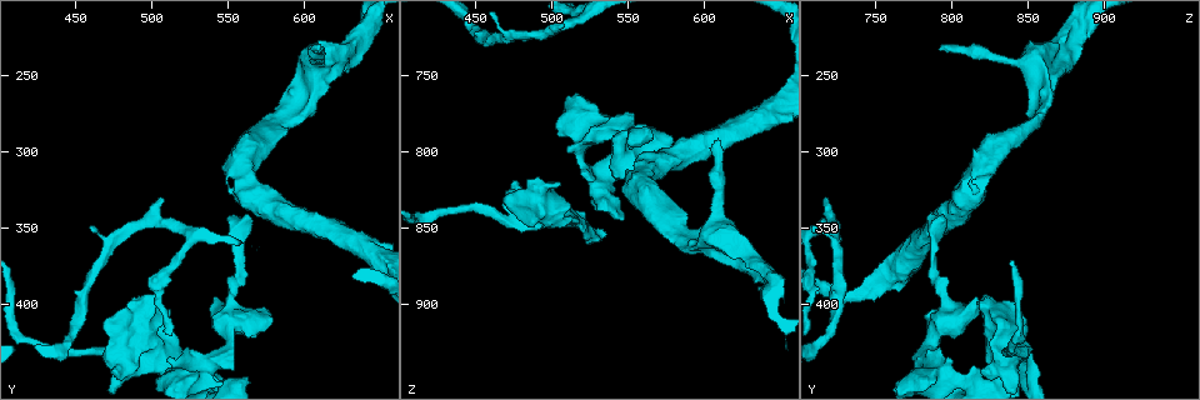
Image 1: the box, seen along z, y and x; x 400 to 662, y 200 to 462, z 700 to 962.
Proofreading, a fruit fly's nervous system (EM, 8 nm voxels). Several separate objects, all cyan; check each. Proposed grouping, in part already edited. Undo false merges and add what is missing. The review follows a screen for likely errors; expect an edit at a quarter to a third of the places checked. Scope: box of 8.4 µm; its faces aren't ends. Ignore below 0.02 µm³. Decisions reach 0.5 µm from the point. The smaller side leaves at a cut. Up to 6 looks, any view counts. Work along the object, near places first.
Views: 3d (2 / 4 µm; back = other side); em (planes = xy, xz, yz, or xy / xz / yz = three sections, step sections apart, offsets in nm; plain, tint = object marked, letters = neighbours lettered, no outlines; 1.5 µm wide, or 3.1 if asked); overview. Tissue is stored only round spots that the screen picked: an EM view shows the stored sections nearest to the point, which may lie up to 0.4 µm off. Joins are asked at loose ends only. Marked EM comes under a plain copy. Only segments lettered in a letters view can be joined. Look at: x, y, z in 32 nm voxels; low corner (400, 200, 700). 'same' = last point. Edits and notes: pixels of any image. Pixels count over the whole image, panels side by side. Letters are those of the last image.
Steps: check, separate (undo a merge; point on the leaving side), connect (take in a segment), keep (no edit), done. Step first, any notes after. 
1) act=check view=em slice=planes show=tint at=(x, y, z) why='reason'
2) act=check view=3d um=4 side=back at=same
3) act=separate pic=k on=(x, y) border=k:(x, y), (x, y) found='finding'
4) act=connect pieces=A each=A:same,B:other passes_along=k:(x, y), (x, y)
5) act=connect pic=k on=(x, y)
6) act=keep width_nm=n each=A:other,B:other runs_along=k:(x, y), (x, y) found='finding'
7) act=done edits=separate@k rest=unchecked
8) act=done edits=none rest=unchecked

act=check view=em slice=xz step=8 show=letters at=(610, 232, 794)

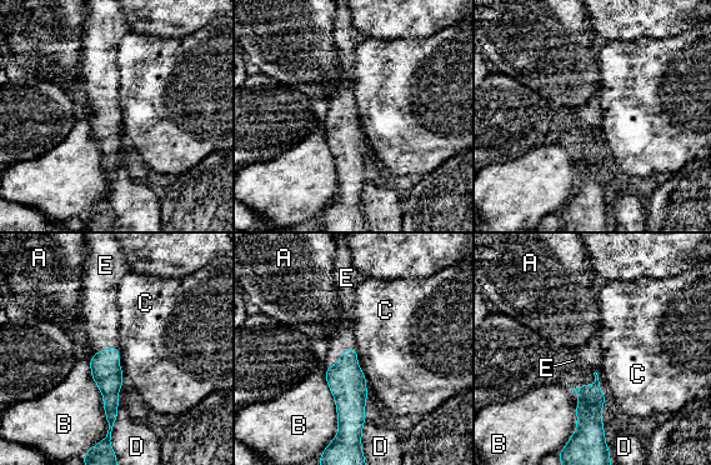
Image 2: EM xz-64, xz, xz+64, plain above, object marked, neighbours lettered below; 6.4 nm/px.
act=connect pieces=E longest_contact=B:500nm each=A:other,B:other,C:other,D:other,E:same passes_along=2:(105, 370), (115, 348), (101, 323) found='it goes on there'

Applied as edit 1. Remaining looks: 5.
act=check view=overview why='see it whole again'

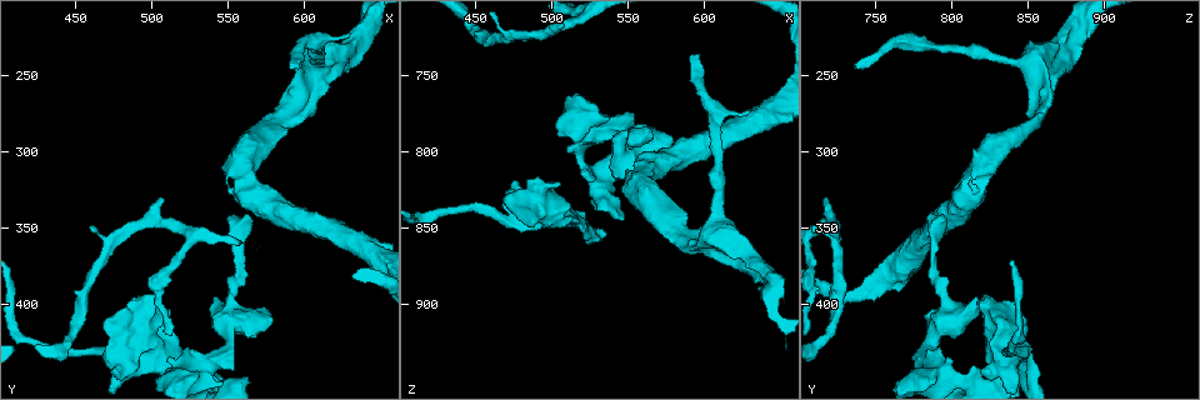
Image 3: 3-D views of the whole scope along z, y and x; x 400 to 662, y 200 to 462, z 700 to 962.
act=check view=3d um=2 at=(506, 332, 716) why='an open end'

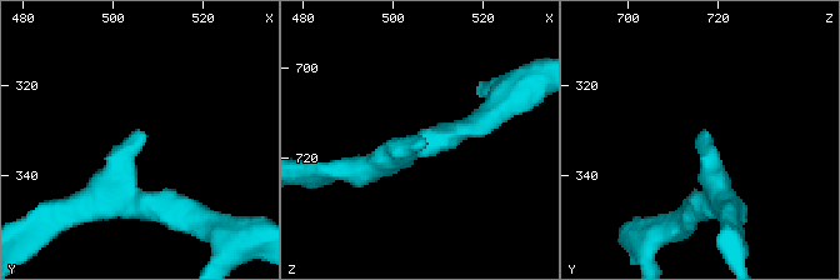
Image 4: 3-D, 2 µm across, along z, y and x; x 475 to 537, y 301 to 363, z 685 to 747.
act=check view=em slice=xz step=8 show=letters at=(507, 331, 717) arm_widths_nm=200,200

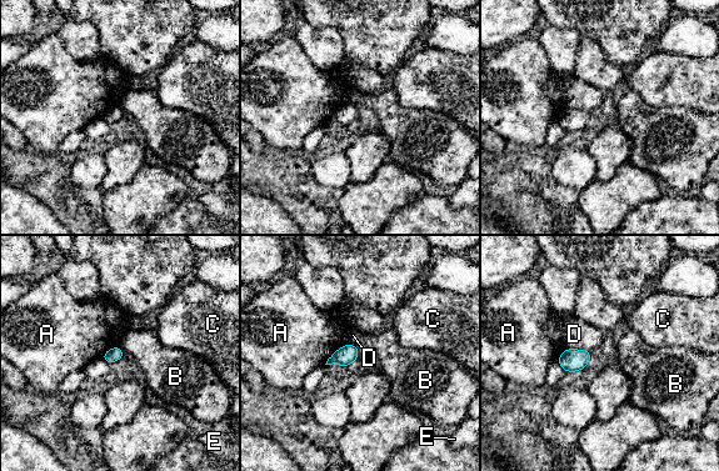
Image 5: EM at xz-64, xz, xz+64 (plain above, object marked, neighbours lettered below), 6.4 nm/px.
act=keep longest_contact=A:190nm each=A:other,B:other,C:other,D:other,E:other border=5:(118, 346), (125, 352) found='no lettered segment goes on from it'

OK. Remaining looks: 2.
act=check view=em slice=planes show=letters at=(584, 280, 854) why='sudden change in width'

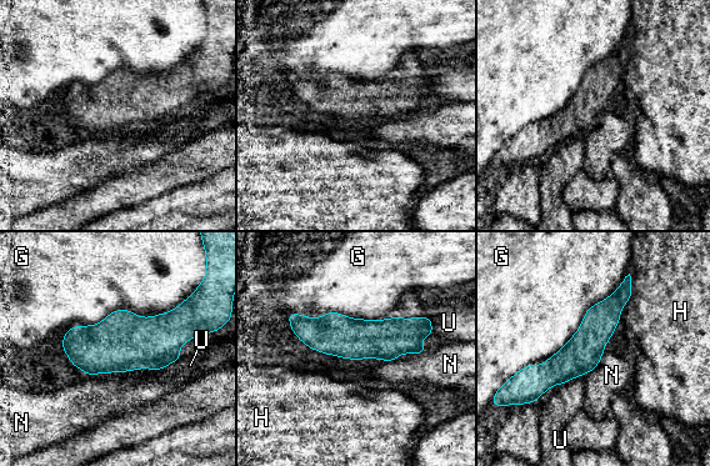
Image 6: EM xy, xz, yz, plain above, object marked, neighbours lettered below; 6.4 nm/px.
act=keep each=G:other,H:other,N:other,U:other runs_along=6:(626, 294), (555, 371), (515, 390) found='continuous, no second neuron'

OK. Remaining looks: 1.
act=done edits=connect@2 rest=unchecked

